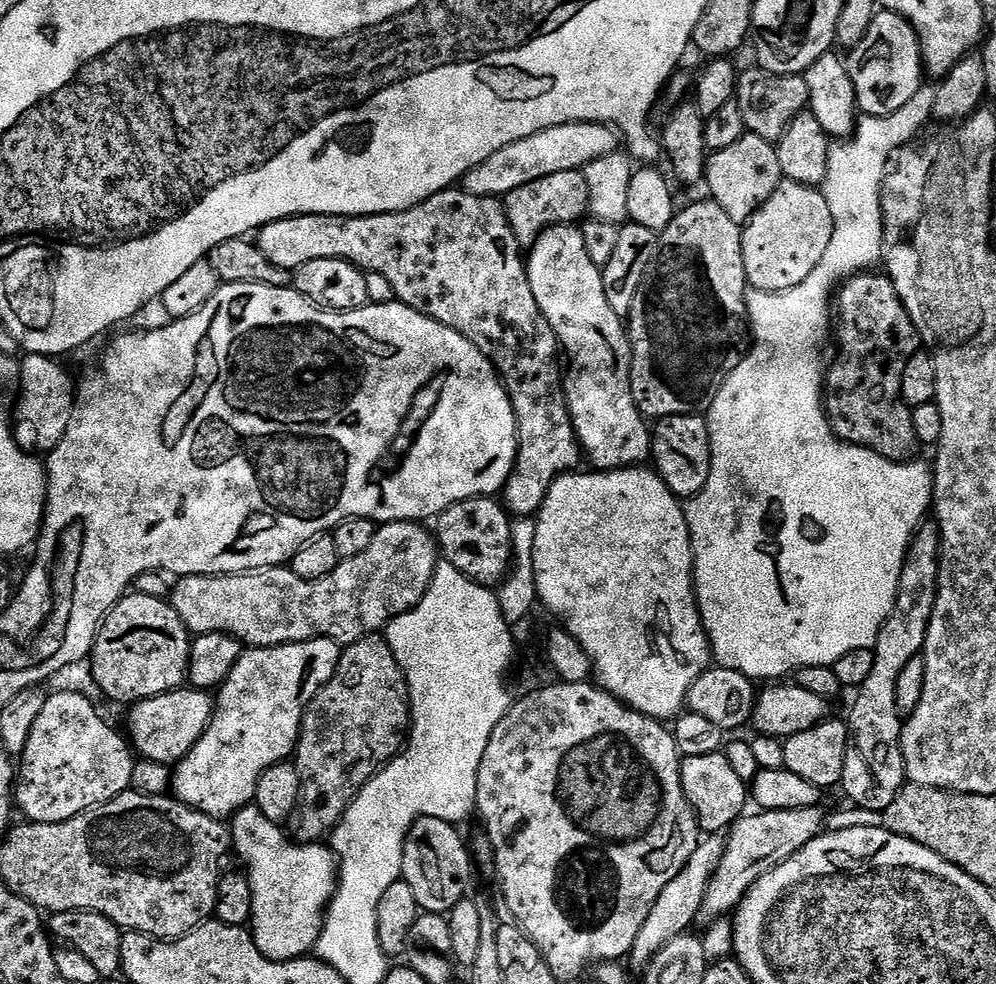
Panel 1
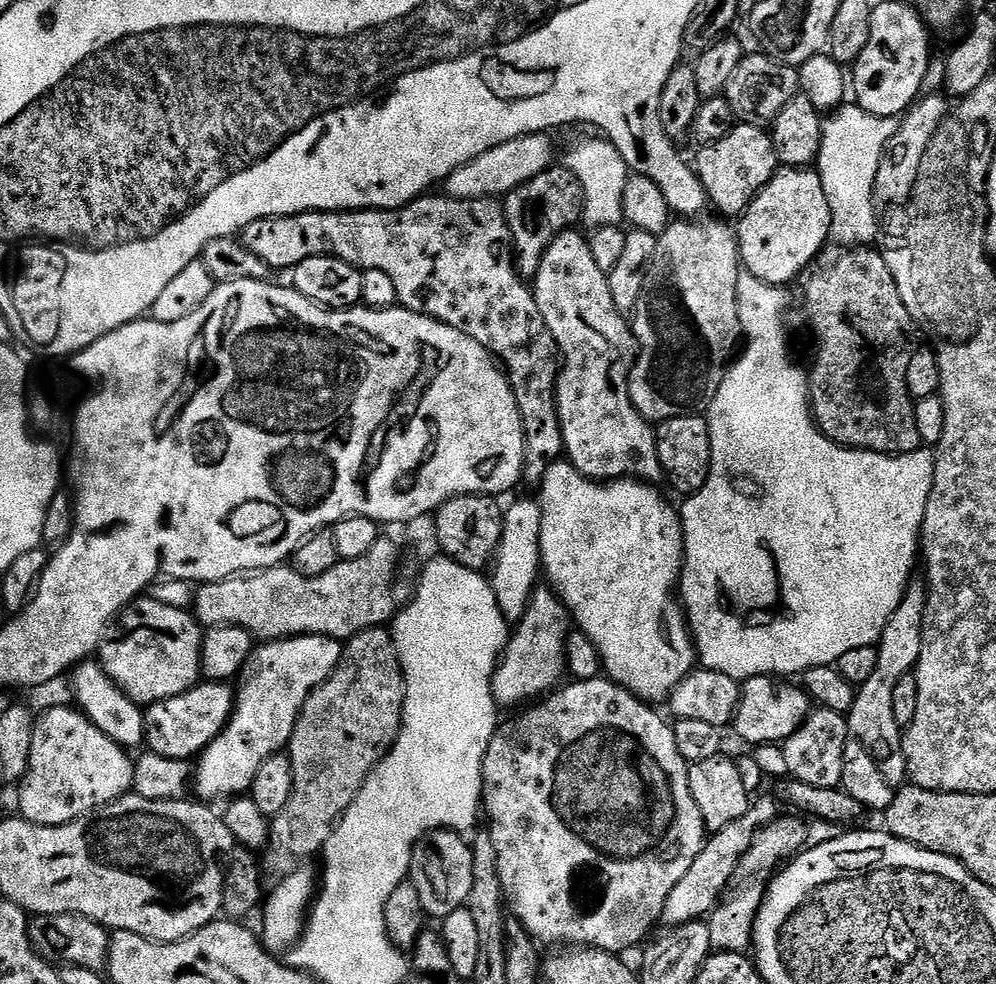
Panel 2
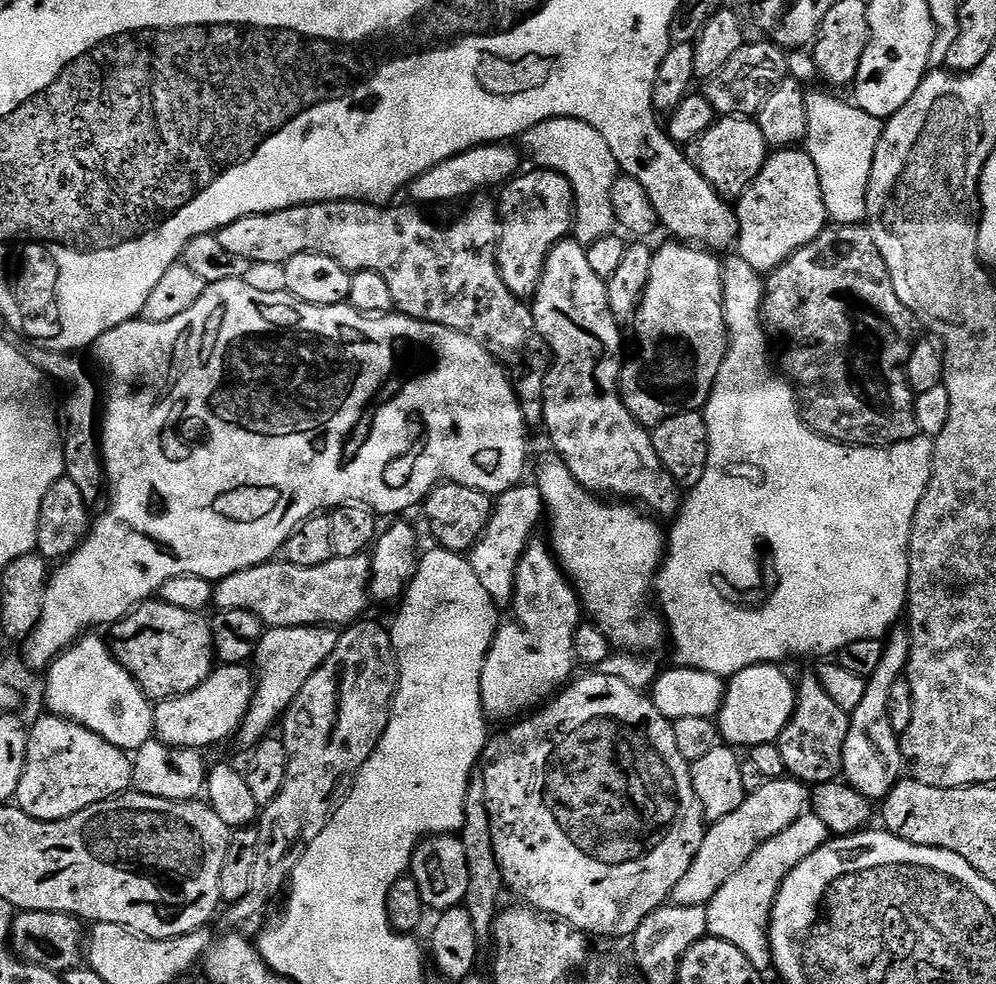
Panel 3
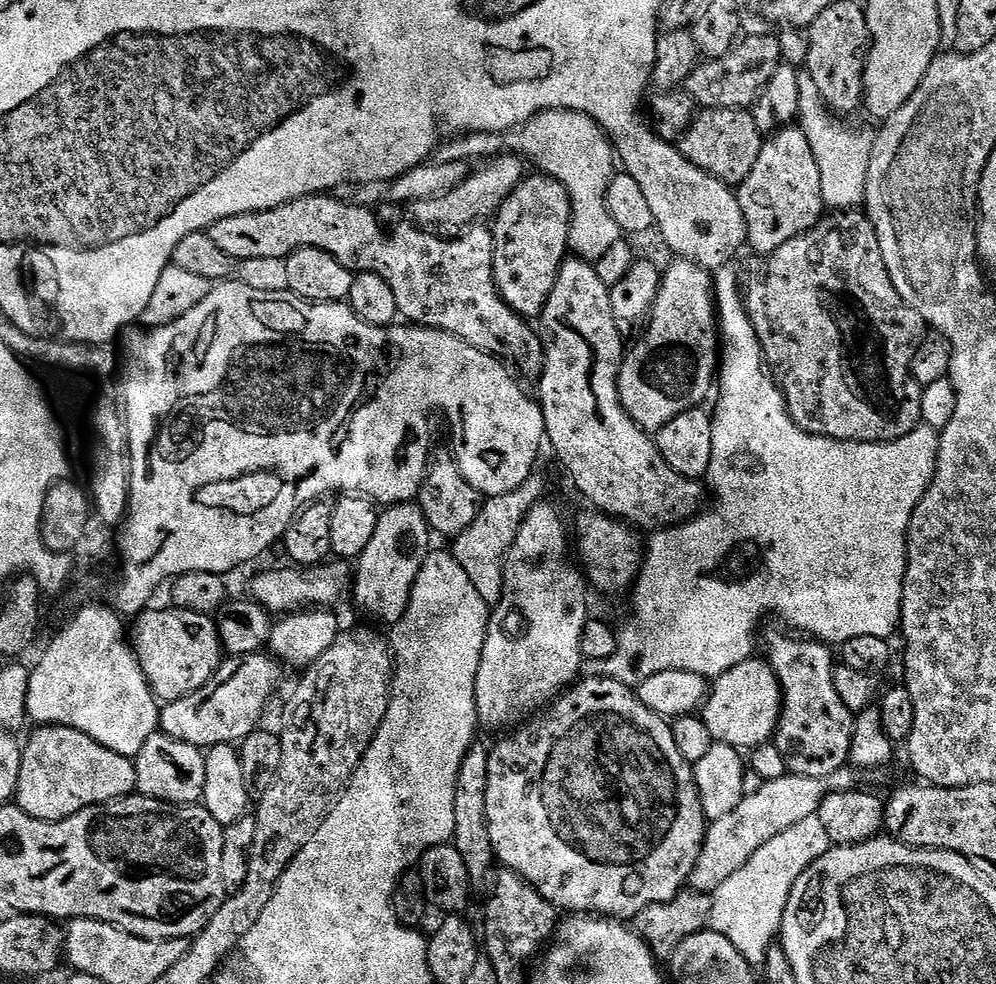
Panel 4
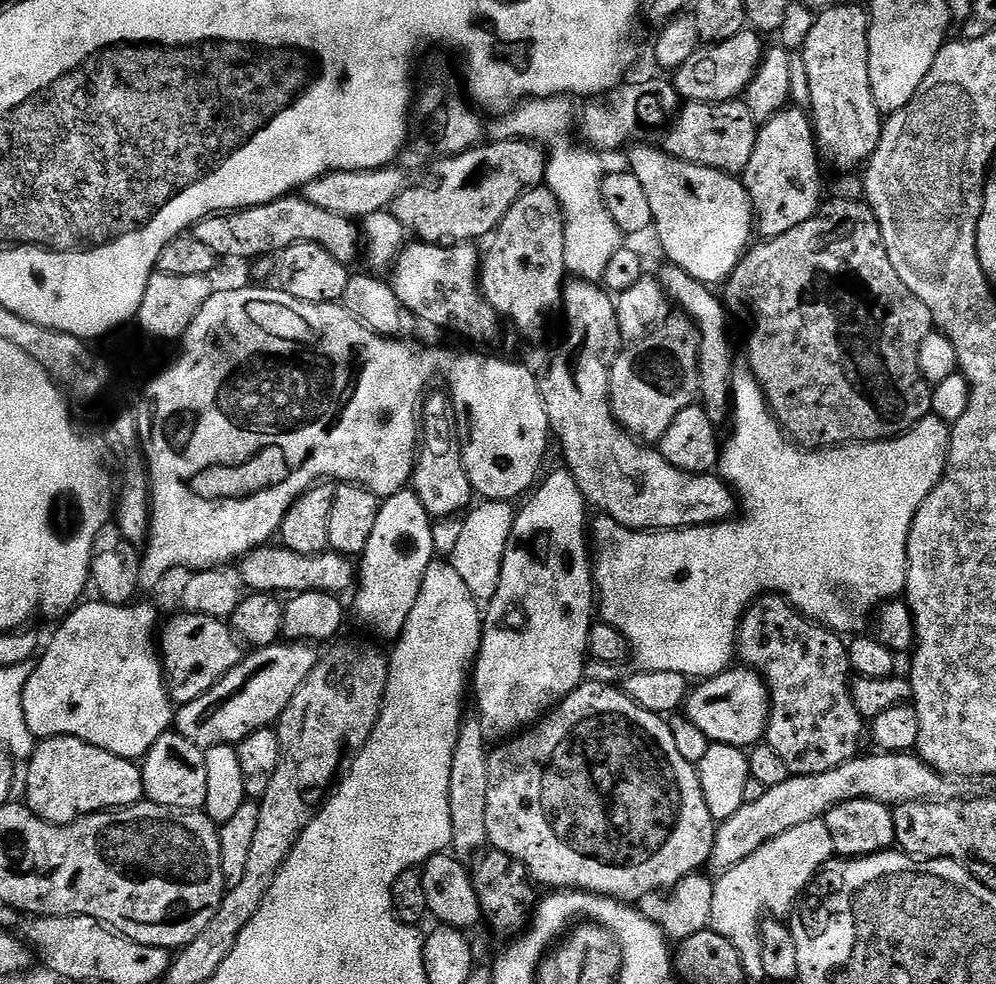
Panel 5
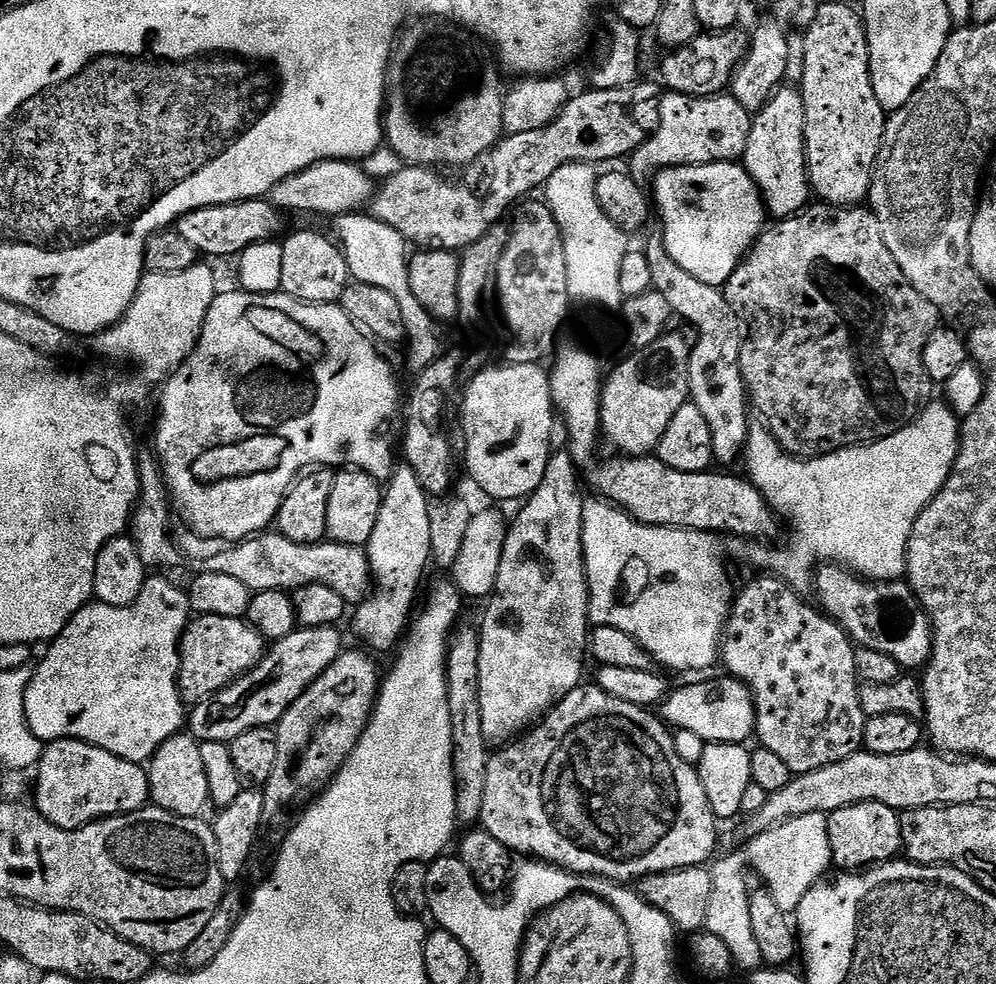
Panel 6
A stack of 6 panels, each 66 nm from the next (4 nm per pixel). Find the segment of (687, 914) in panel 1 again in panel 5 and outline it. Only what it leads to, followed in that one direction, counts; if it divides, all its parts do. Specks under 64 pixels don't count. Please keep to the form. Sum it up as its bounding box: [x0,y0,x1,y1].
[710,754,965,873]

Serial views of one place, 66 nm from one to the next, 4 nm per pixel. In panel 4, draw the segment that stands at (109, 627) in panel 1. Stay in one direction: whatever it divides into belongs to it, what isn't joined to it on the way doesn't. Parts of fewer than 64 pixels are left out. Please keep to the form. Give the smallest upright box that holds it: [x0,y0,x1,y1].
[130,606,226,705]

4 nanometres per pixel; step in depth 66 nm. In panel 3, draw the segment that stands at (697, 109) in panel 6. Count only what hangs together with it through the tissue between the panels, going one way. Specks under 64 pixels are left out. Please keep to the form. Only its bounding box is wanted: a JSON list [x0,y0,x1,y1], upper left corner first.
[690,116,770,202]

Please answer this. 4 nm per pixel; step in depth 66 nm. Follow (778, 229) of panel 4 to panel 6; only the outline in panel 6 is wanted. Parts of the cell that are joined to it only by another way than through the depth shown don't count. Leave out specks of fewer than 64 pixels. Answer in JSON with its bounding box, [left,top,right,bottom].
[742,87,814,221]

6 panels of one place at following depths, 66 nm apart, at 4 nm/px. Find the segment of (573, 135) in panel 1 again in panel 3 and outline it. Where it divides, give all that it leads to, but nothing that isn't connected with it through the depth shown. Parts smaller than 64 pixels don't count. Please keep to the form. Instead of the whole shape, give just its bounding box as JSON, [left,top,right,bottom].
[406,142,521,206]

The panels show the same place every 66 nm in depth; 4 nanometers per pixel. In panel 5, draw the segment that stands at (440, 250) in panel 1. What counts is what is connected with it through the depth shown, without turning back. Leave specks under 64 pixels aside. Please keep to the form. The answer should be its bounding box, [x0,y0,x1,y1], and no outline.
[194,194,502,344]

